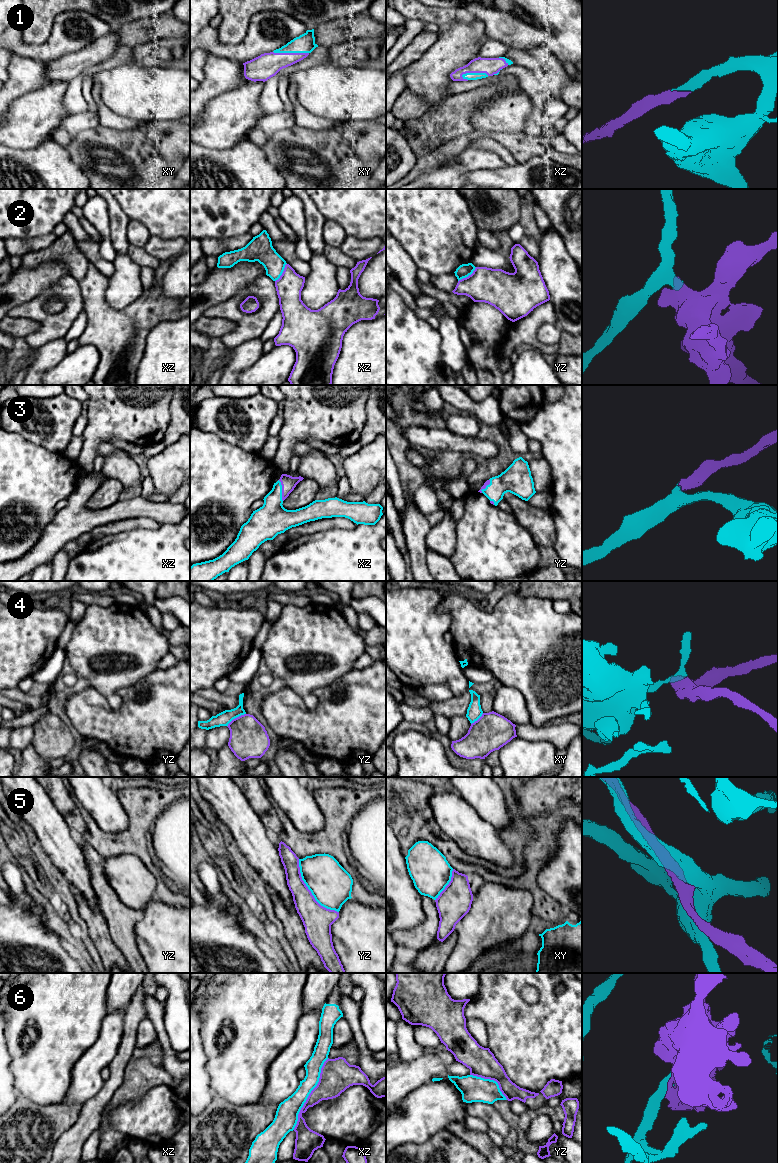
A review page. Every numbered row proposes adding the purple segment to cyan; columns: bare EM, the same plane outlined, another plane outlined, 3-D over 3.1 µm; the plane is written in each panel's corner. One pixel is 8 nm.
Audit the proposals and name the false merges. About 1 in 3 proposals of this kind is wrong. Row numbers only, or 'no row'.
2, 5

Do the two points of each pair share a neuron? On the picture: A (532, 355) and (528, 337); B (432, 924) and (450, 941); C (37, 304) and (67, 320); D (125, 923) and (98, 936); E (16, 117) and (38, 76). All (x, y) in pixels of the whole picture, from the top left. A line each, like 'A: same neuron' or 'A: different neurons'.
A: different neurons
B: same neuron
C: same neuron
D: same neuron
E: different neurons

